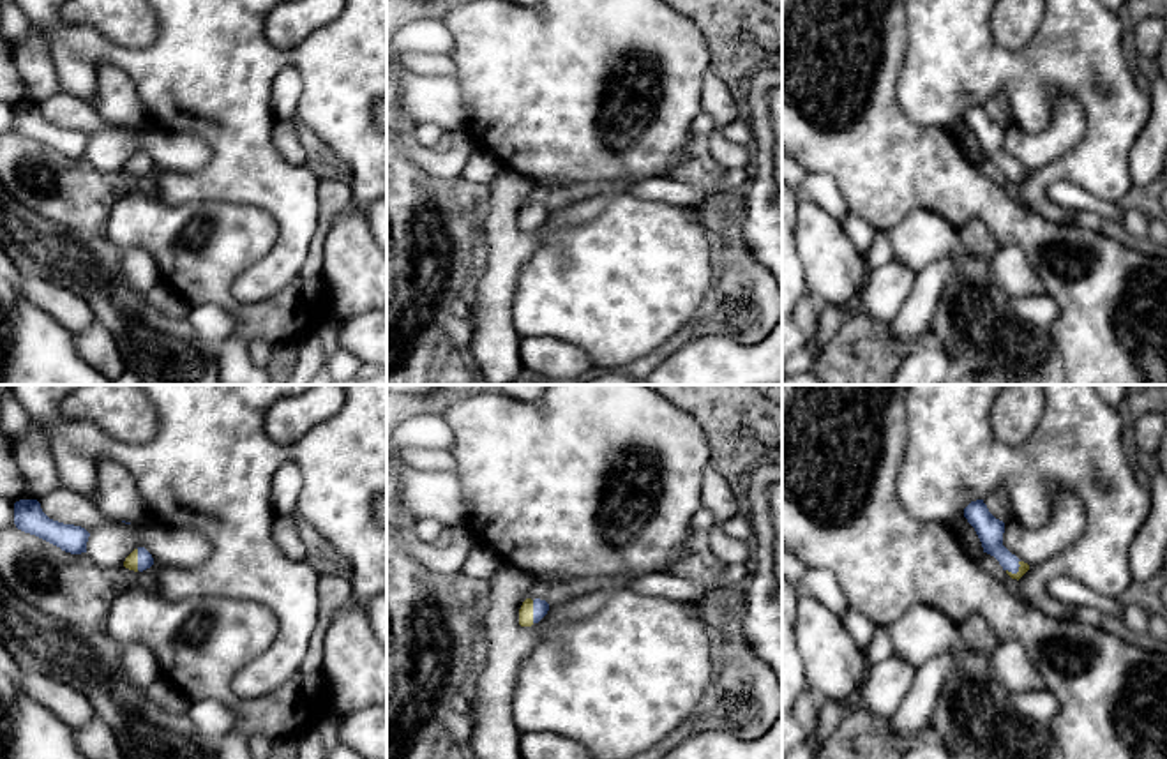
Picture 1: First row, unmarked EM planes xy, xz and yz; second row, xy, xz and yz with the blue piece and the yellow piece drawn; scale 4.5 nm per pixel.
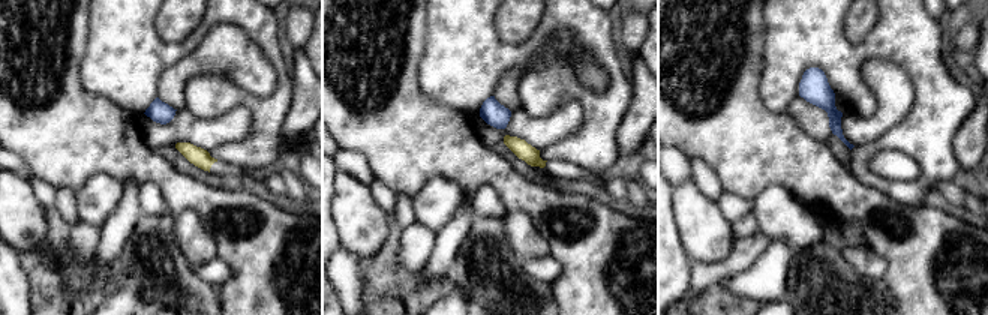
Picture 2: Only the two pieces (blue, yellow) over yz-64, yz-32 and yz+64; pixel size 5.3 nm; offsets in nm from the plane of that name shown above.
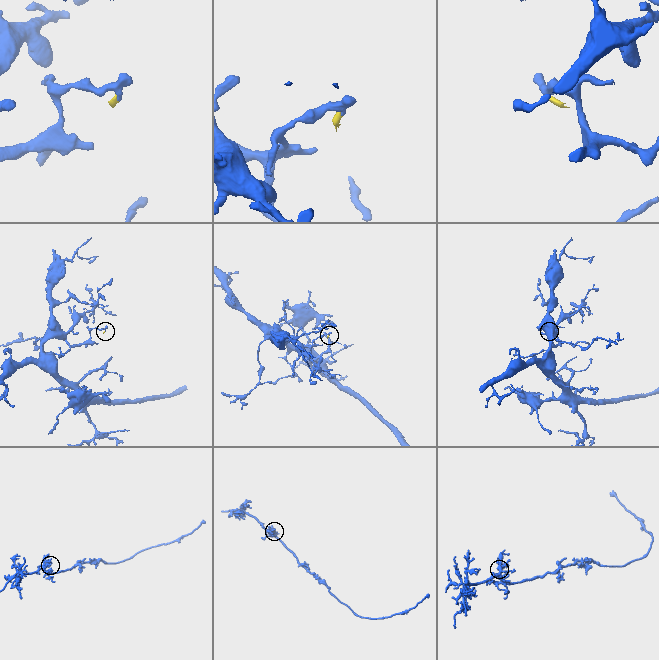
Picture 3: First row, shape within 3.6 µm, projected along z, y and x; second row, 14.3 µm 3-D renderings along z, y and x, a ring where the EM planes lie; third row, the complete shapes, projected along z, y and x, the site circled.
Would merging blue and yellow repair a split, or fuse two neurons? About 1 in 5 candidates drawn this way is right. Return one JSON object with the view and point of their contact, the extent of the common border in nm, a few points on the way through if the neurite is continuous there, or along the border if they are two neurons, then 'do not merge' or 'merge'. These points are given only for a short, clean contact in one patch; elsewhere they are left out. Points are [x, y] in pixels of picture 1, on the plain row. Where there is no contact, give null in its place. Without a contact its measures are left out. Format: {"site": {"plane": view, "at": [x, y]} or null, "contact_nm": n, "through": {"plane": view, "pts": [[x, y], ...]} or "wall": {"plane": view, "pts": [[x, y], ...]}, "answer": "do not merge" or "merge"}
{"site": {"plane": "xz", "at": [534, 216]}, "contact_nm": 100, "answer": "merge"}

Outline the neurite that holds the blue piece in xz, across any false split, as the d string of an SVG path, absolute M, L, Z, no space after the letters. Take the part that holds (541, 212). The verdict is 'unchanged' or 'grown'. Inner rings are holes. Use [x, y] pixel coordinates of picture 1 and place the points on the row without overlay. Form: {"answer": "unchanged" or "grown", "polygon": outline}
{"answer": "grown", "polygon": "M526 203L519 214L519 229L521 231L531 231L533 228L538 228L549 215L549 208L540 203Z"}

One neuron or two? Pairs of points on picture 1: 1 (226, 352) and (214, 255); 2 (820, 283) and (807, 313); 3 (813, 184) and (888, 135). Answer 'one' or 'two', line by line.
1: two
2: two
3: two

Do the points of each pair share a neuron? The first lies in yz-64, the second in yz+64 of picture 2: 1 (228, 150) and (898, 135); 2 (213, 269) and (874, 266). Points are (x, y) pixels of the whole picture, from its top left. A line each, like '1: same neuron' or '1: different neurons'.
1: same neuron
2: same neuron

